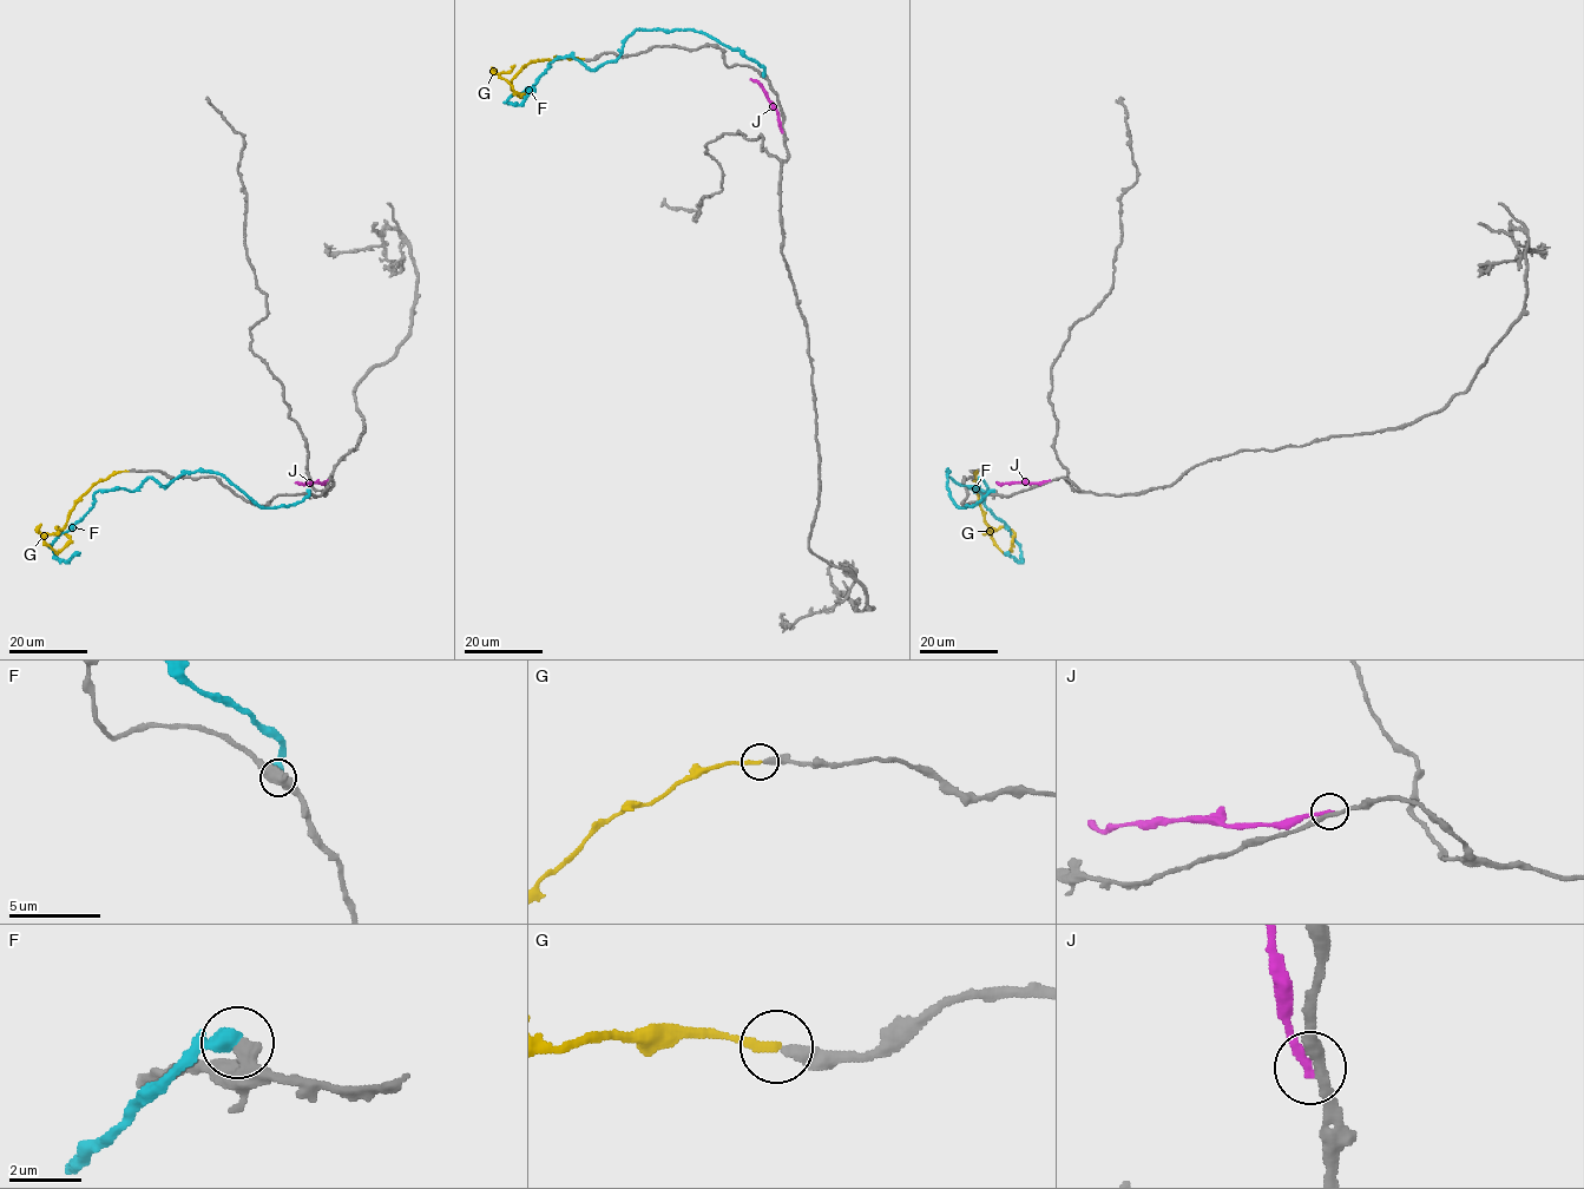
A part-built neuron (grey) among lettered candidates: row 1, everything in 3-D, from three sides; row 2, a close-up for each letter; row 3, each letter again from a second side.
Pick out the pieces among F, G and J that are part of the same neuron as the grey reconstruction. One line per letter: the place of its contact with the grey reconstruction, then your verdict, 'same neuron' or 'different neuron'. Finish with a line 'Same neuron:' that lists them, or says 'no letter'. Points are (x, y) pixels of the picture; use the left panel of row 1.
F: contact (308, 491); different neuron
G: contact (127, 471); same neuron
J: contact (327, 480); different neuron
Same neuron: G

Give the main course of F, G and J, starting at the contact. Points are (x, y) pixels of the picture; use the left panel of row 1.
F: (309, 491), (262, 507), (199, 470), (165, 486), (148, 478), (98, 491), (52, 547), (66, 562), (80, 552)
G: (127, 471), (99, 480), (76, 503), (61, 529), (57, 526), (70, 542), (57, 553), (44, 538), (59, 532)
J: (327, 480), (295, 483)

